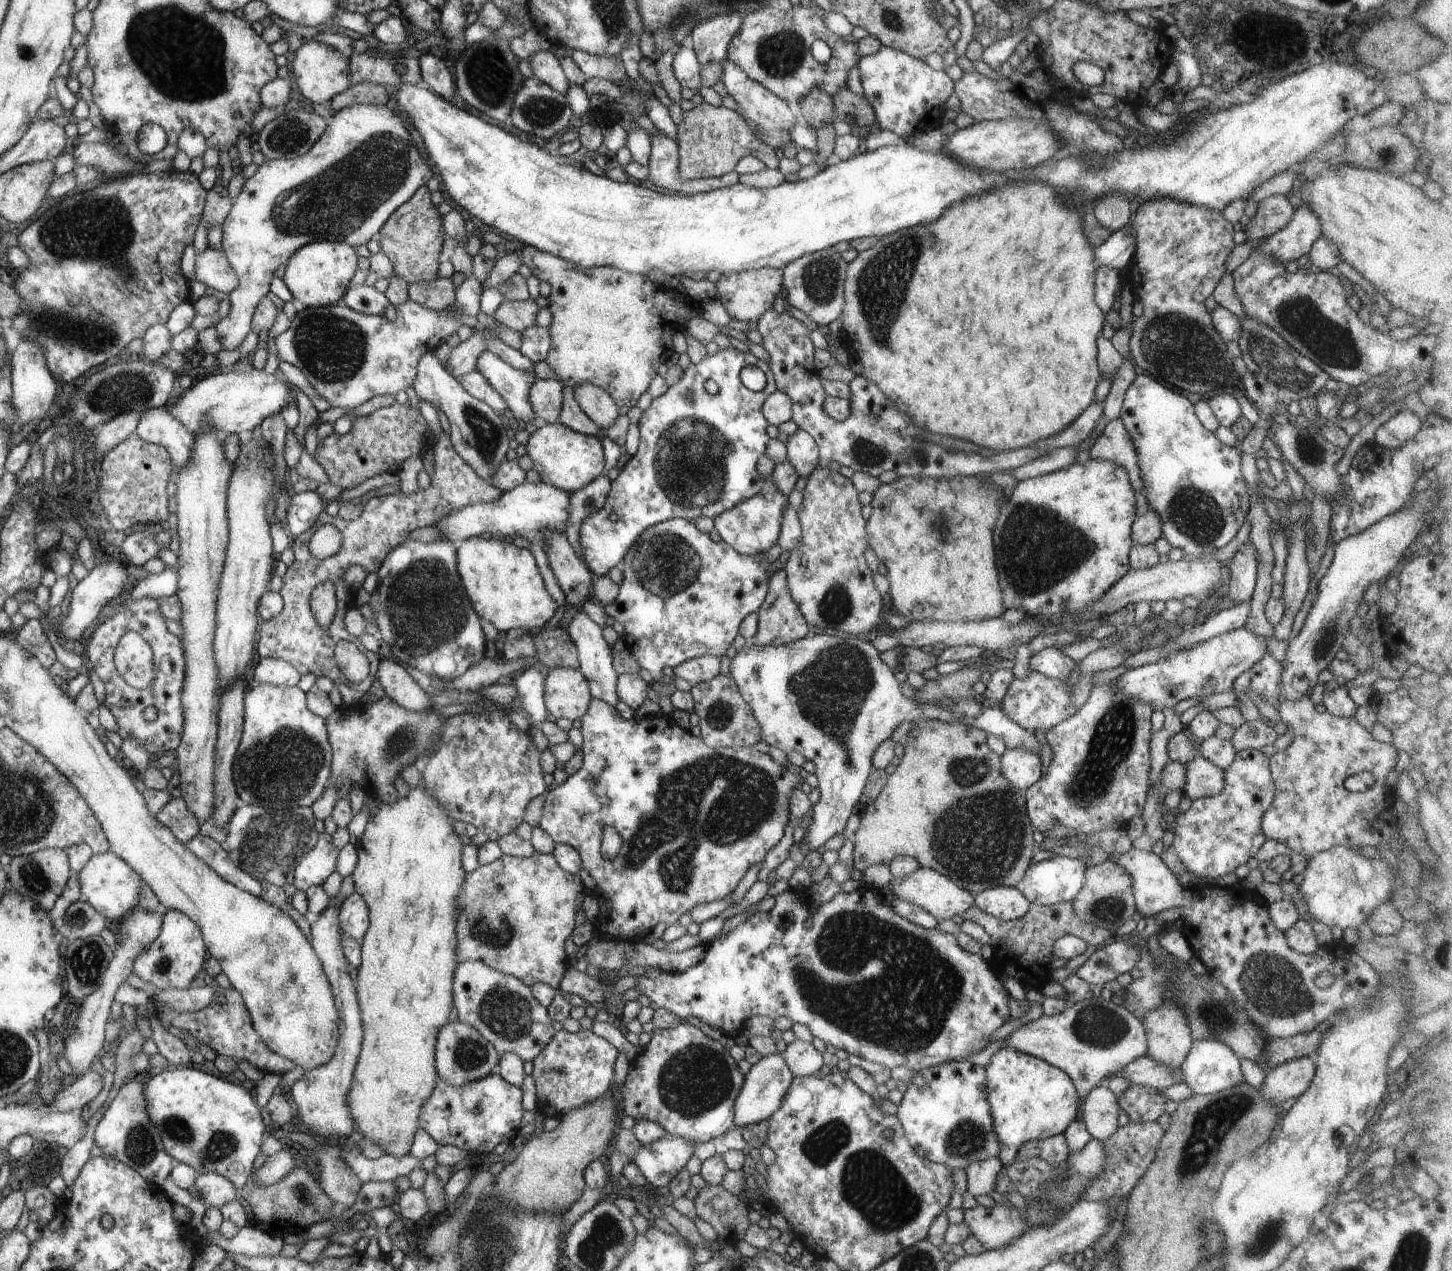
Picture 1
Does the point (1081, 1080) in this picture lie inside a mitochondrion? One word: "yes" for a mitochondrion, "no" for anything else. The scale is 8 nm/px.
no

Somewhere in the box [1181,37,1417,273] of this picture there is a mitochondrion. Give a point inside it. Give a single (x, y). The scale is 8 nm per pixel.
(1390, 155)

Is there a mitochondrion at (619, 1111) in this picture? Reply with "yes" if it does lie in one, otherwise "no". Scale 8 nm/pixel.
no

